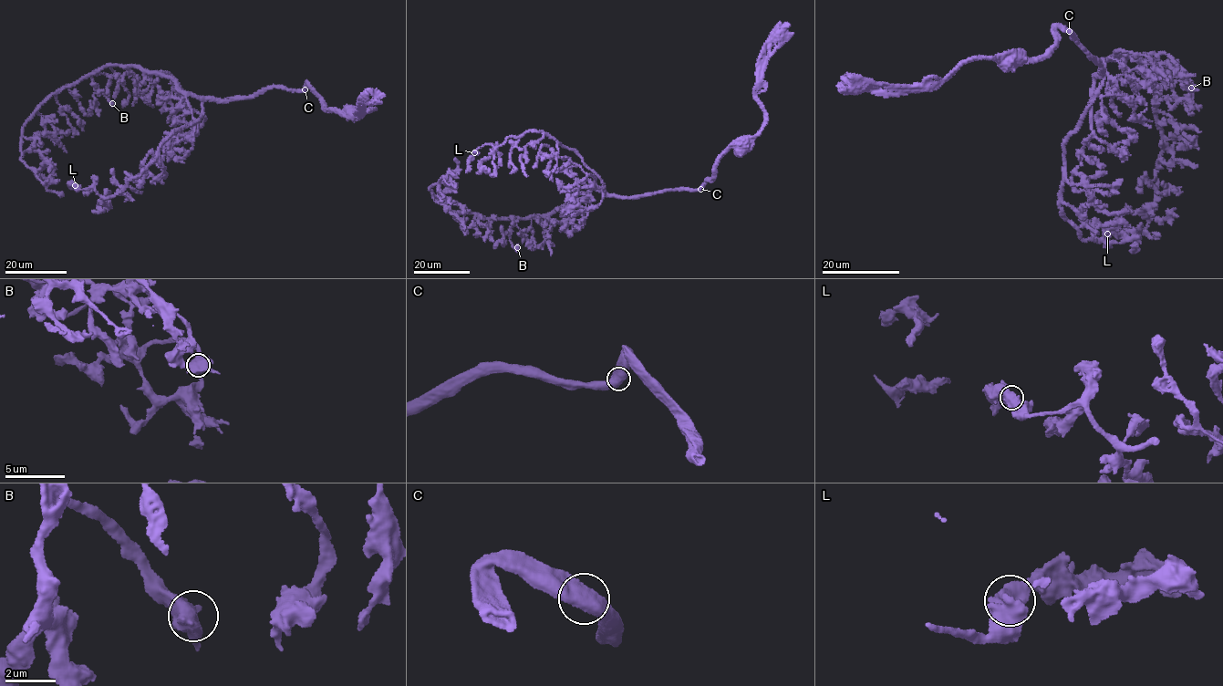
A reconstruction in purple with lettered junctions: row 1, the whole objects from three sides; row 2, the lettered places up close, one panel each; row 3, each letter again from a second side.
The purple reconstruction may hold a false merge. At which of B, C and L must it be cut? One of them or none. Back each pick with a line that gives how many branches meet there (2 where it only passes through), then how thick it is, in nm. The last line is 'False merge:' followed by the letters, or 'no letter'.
False merge: no letter

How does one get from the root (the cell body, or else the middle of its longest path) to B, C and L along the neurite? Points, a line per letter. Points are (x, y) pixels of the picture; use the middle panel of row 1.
B: (620, 196), (593, 190), (549, 213), (521, 217), (509, 231), (512, 246), (517, 247)
C: (620, 196), (700, 189)
L: (620, 196), (606, 195), (602, 180), (583, 159), (541, 132), (510, 137), (495, 147), (483, 144), (474, 152)

